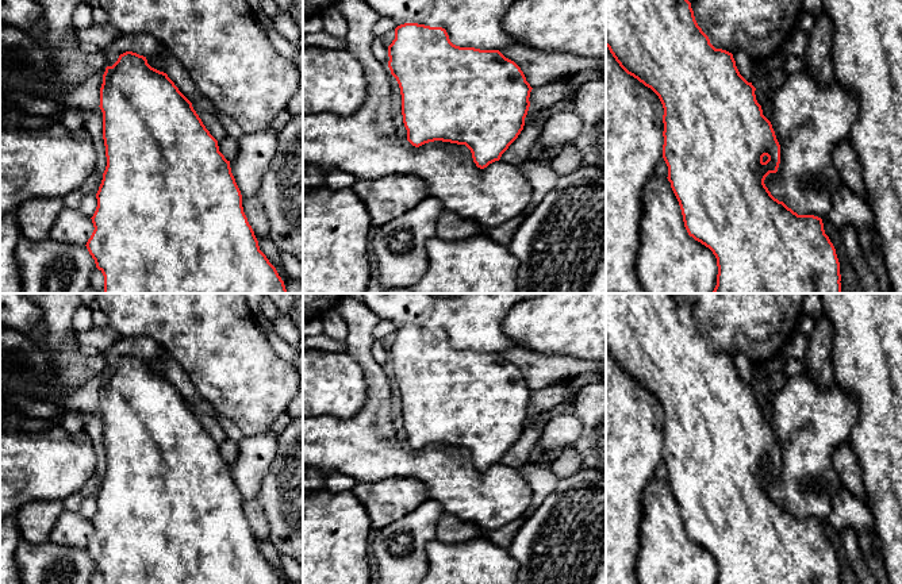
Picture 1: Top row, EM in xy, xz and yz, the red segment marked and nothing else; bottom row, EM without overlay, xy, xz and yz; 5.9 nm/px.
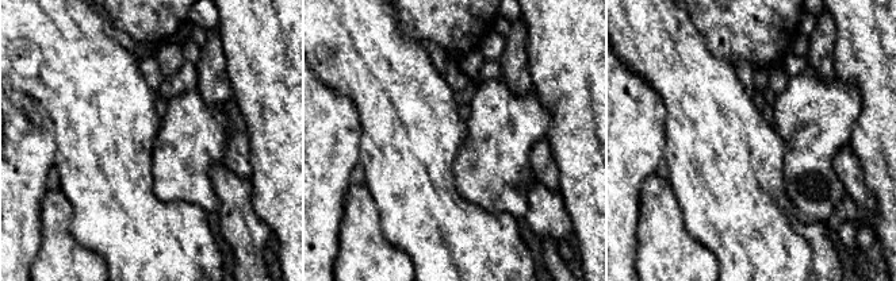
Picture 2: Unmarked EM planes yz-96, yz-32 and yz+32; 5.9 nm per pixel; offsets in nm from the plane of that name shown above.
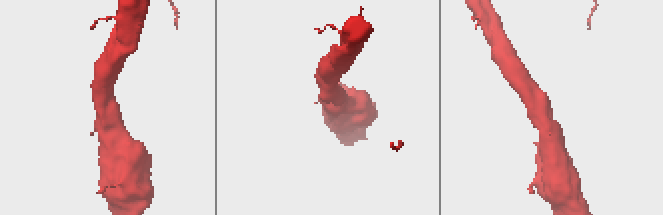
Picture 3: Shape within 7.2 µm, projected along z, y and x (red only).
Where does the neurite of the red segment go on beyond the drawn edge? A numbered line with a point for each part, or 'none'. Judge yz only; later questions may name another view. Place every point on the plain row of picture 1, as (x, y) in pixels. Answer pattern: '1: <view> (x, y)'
none

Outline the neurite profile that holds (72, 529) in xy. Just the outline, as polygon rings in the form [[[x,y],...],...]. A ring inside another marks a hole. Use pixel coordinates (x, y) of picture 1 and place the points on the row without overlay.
[[[64,510],[54,525],[50,541],[62,546],[87,548],[93,533],[92,522],[78,511]]]

